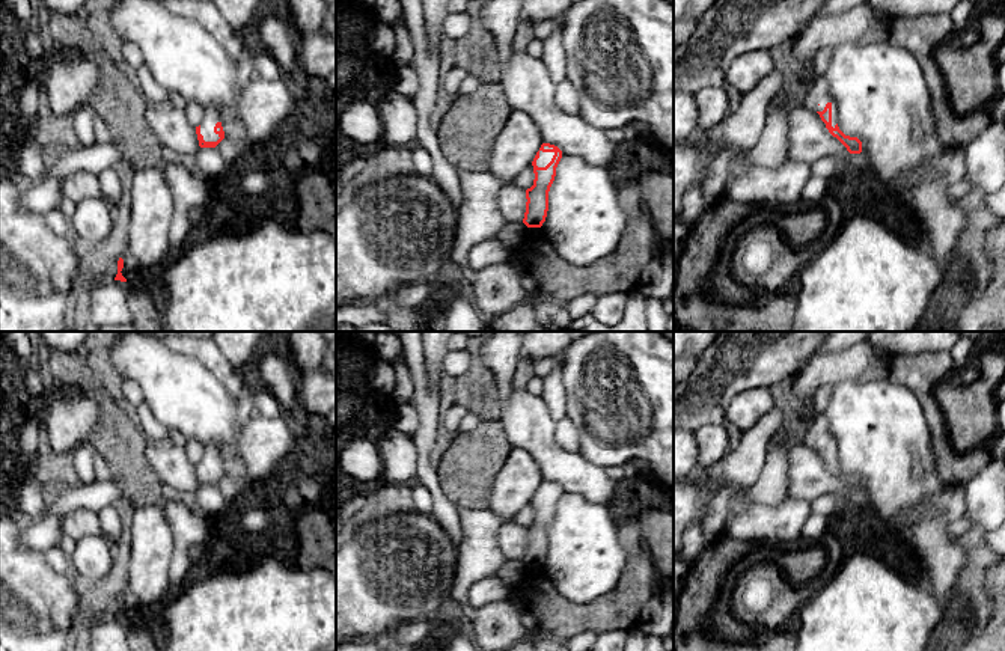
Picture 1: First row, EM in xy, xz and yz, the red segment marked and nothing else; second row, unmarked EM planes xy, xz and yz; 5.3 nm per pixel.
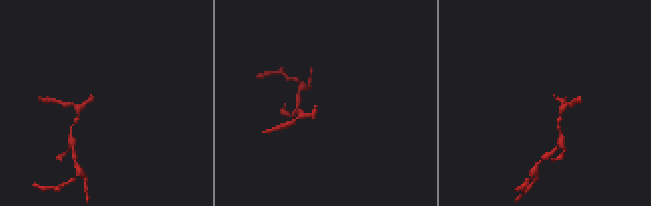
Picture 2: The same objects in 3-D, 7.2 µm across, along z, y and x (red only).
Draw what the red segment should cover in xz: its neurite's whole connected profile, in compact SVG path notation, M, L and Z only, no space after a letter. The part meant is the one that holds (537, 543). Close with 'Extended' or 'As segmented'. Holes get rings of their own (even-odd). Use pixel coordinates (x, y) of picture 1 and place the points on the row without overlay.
M542 481L536 490L533 503L533 523L526 527L526 550L523 561L527 565L541 565L548 549L548 529L556 514L556 505L562 488L550 481Z. Extended

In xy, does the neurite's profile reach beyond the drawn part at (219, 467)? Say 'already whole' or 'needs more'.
needs more

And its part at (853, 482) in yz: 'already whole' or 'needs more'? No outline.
needs more

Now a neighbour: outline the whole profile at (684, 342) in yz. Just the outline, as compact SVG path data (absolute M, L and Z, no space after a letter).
M674 332L674 360L690 354L699 357L719 332Z

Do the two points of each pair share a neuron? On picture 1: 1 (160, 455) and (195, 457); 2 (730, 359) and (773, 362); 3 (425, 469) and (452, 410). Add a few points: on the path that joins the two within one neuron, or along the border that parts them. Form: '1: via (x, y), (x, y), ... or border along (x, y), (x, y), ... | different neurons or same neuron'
1: border along (181, 443), (186, 455), (195, 464) | different neurons
2: via (740, 359), (763, 359) | same neuron
3: border along (446, 401), (442, 410), (440, 431) | different neurons

